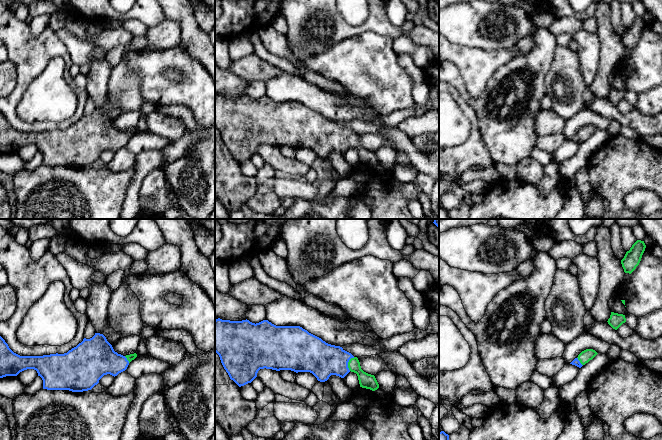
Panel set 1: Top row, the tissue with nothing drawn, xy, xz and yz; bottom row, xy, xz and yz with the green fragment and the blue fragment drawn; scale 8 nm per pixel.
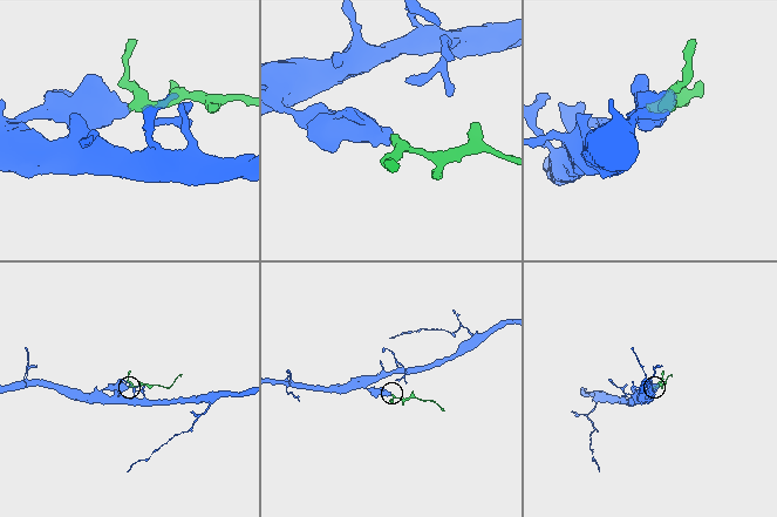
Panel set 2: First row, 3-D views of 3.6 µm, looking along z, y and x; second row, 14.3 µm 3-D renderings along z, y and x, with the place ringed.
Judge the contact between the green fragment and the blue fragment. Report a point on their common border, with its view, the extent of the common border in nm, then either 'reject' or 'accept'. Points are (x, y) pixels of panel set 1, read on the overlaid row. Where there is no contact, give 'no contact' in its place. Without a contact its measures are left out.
contact xz (348, 363); length 120 nm; accept

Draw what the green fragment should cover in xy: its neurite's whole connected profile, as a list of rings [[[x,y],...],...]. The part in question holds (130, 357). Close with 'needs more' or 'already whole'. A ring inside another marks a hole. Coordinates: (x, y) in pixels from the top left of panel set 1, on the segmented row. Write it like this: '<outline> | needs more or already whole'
[[[95,333],[90,339],[84,338],[81,343],[67,353],[43,356],[20,356],[14,353],[0,336],[0,378],[17,376],[24,370],[34,369],[43,380],[43,389],[47,390],[69,390],[72,392],[91,390],[104,375],[110,374],[115,377],[125,371],[129,363],[136,357],[136,353],[126,356],[118,354],[106,337],[100,333]]] | needs more

